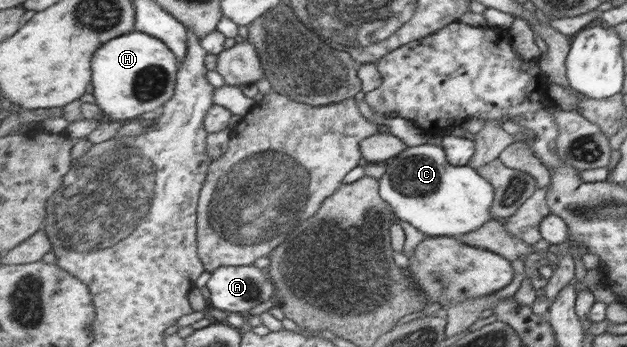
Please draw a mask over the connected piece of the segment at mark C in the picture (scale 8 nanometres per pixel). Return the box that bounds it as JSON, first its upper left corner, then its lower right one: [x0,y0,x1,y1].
[380,144,496,237]

